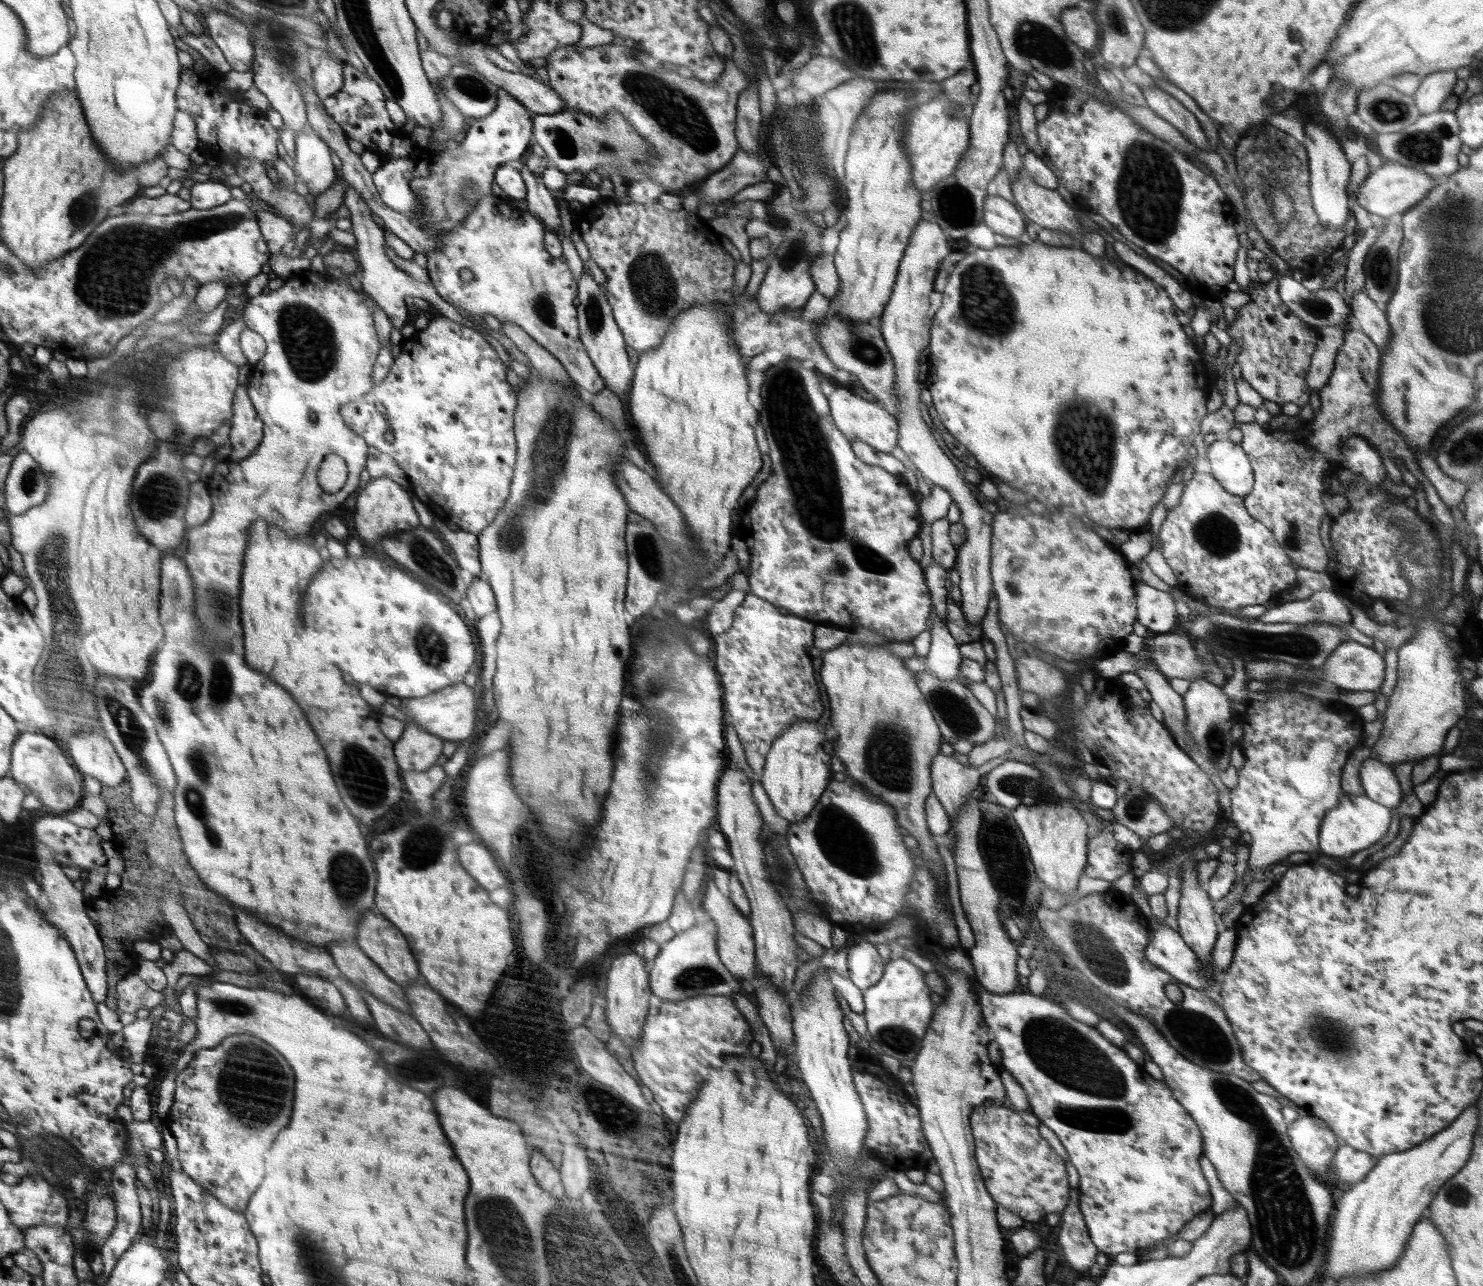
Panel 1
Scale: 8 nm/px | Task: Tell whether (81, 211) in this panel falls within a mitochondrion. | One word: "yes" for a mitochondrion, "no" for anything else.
yes

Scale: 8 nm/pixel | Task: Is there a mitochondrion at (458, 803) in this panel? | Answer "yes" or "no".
no

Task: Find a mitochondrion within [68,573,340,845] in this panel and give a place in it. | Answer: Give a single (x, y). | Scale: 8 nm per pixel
(134, 734)

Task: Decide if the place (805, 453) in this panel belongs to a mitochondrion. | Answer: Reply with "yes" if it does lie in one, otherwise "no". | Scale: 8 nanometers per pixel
yes

